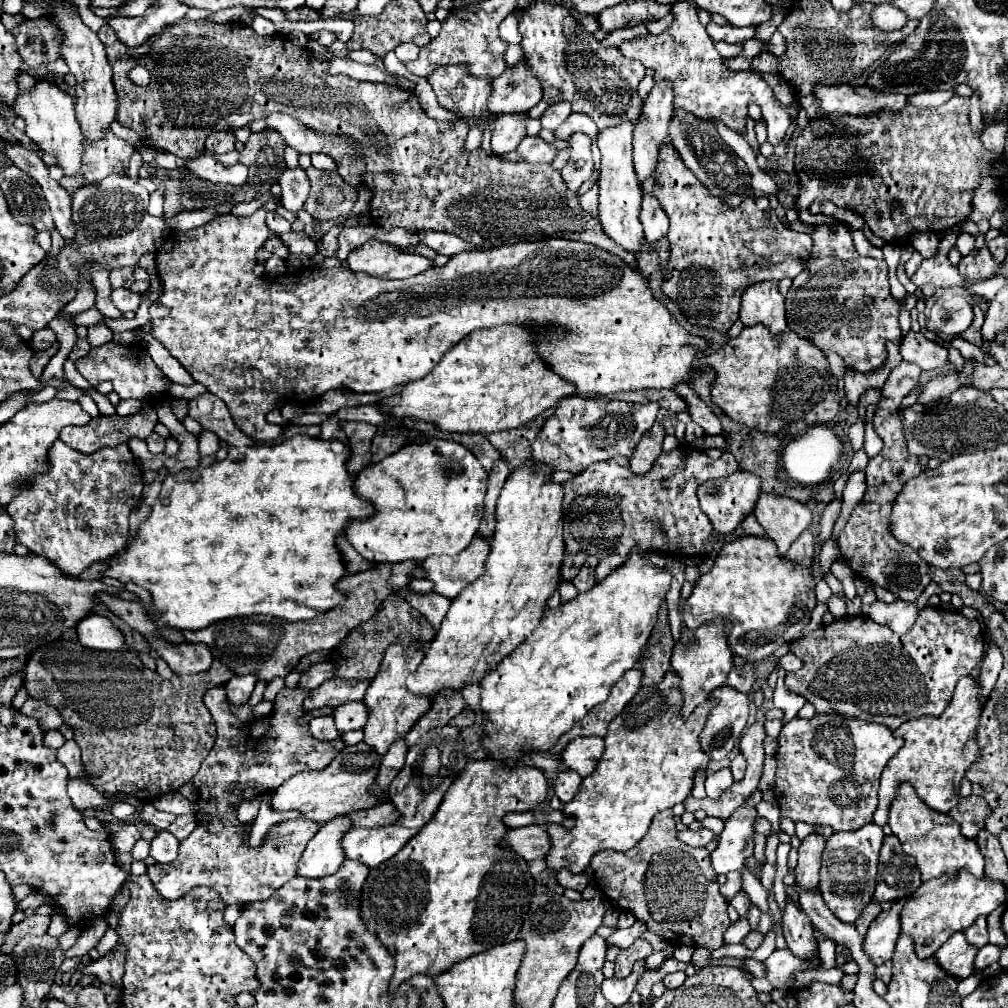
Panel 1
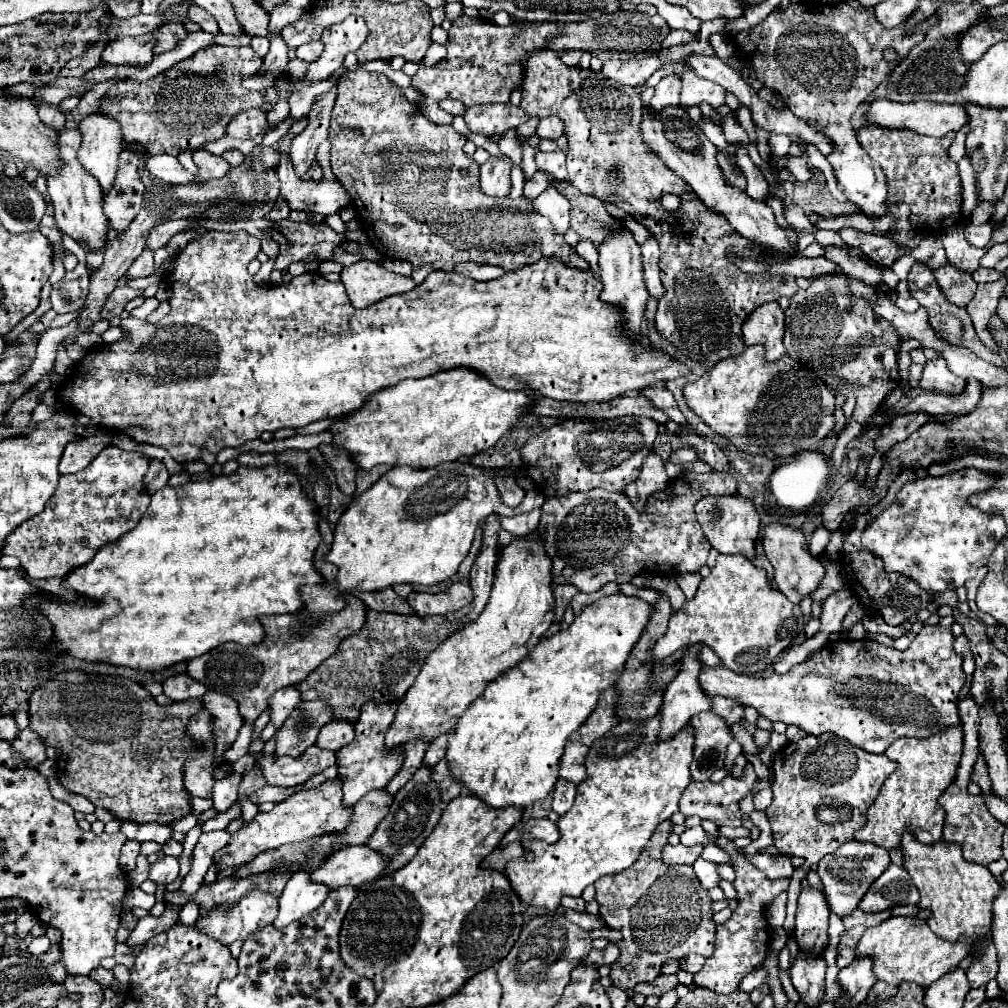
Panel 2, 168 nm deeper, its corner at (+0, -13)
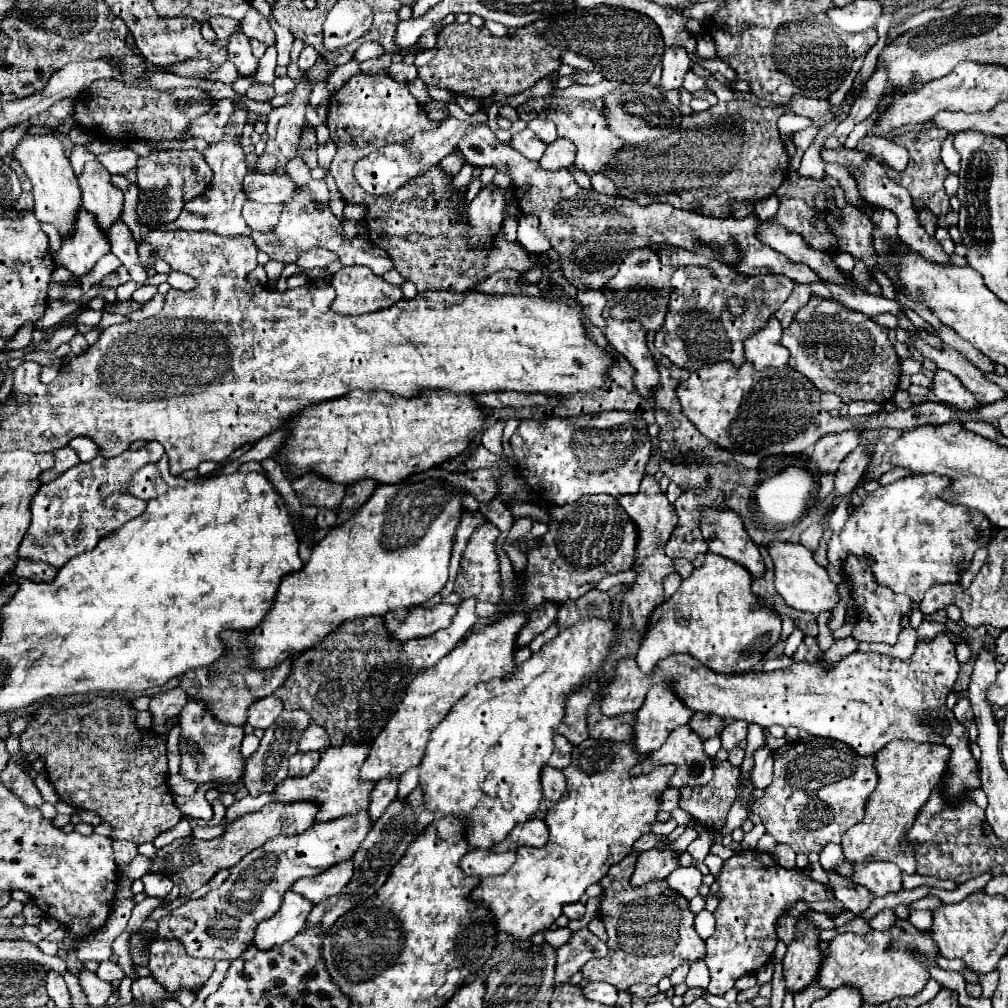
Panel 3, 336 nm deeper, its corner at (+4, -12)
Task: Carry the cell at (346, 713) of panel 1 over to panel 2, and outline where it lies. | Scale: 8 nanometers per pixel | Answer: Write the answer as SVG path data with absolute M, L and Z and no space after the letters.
M331 721L329 725L323 725L315 745L319 745L321 749L331 749L337 751L341 747L345 747L349 741L353 741L355 731L353 725L347 721Z

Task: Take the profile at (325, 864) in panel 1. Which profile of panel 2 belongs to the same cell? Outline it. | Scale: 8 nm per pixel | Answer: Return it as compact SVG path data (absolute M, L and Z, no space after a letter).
M303 871L295 873L287 881L279 897L279 915L273 921L273 927L283 929L285 925L309 915L311 911L323 905L323 901L327 899L327 893L329 889L321 883L313 883L309 873L303 873Z

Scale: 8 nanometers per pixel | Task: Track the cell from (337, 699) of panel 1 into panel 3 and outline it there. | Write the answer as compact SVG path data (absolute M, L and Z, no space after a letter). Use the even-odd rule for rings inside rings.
M283 710L281 716L265 730L265 736L261 738L261 746L259 750L247 760L245 764L245 788L251 796L259 796L259 794L273 794L275 788L285 780L287 776L287 768L279 768L285 766L287 760L297 752L301 734L305 728L311 726L311 716L305 710ZM293 726L293 728L287 728Z

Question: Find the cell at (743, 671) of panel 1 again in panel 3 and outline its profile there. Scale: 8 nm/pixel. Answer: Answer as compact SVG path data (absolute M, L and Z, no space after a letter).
M695 712L689 726L699 732L699 736L703 738L711 738L711 736L717 736L723 732L725 728L725 720L719 718L719 716L713 716L713 714L703 714L703 712Z

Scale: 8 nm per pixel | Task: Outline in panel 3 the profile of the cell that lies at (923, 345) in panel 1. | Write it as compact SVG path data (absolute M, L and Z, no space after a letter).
M941 368L935 370L931 392L937 396L939 402L949 404L959 410L969 410L969 408L979 406L977 400L973 400L973 394L961 384L961 380L957 380L957 376L953 376L951 372L945 372Z

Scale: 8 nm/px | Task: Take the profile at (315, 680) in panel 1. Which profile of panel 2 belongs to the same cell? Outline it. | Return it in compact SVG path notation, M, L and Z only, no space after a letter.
M283 687L279 689L271 699L269 699L269 711L271 711L271 723L279 727L285 723L289 713L295 709L295 705L301 701L301 693L293 687Z

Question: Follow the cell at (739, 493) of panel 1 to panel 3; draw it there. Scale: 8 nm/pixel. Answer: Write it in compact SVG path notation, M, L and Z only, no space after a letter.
M705 508L699 526L701 526L701 534L703 534L705 542L709 544L709 552L731 558L731 560L743 564L751 572L751 576L761 576L763 574L765 566L763 566L761 554L757 550L757 546L753 544L753 540L749 538L749 534L745 532L741 516L737 512L733 512L729 508Z

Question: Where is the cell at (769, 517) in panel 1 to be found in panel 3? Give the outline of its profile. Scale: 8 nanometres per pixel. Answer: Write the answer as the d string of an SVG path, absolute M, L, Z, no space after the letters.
M771 542L769 554L775 566L775 590L783 596L783 600L801 612L819 614L823 610L833 610L837 606L837 586L829 580L827 570L819 566L813 558L813 552L807 550L803 544L791 544L791 542Z

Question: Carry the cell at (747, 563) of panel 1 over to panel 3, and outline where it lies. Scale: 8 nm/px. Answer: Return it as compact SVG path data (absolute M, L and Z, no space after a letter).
M707 552L705 564L701 568L695 568L693 574L681 582L679 590L653 610L647 636L641 642L635 658L639 668L643 672L649 672L661 658L685 652L721 674L755 670L755 666L767 656L767 652L781 640L781 616L773 608L761 604L759 596L751 590L751 582L753 578L745 566Z

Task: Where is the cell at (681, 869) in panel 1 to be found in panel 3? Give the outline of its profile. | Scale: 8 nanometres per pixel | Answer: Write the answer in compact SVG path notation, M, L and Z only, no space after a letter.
M639 852L627 854L619 864L609 868L607 876L601 878L601 920L605 924L605 930L609 934L607 946L609 946L609 956L601 960L591 960L585 964L581 970L585 978L591 982L609 982L617 990L627 990L633 984L657 984L661 976L671 974L675 966L679 966L683 960L701 960L705 958L705 940L695 932L693 920L695 914L689 910L689 900L683 898L681 894L673 892L667 884L667 880L655 880L647 882L643 886L633 886L631 876L635 870L635 862L639 858Z

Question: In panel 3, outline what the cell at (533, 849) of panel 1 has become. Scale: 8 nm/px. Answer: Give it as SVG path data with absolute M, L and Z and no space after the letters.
M473 848L463 860L461 860L461 870L469 876L495 876L501 872L507 872L511 864L515 862L515 850L507 850L501 854L495 854L491 850L481 850Z

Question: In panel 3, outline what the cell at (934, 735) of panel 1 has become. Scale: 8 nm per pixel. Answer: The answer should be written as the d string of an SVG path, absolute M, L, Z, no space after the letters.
M893 740L875 756L879 784L865 808L865 818L845 832L841 846L851 862L889 860L903 872L915 874L915 848L907 842L907 830L913 826L919 810L929 800L931 790L943 780L951 750L945 744L919 744L909 740Z

